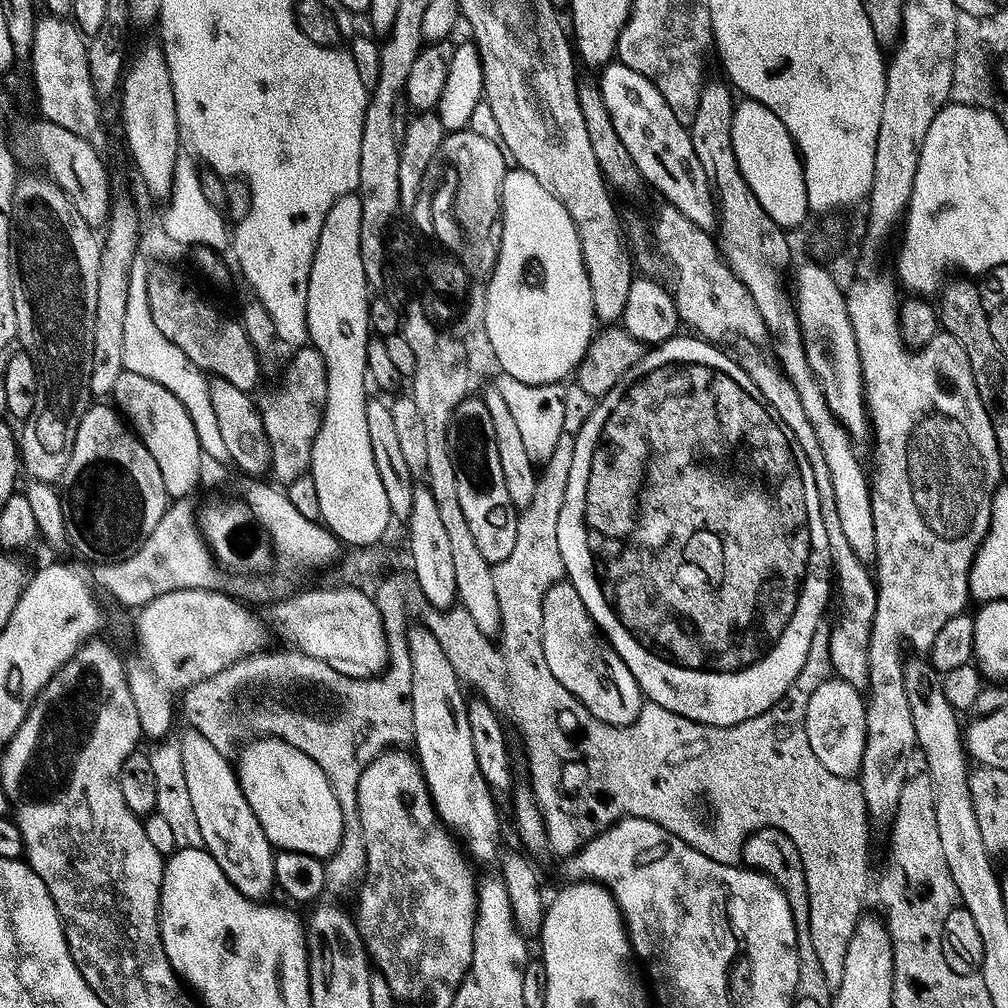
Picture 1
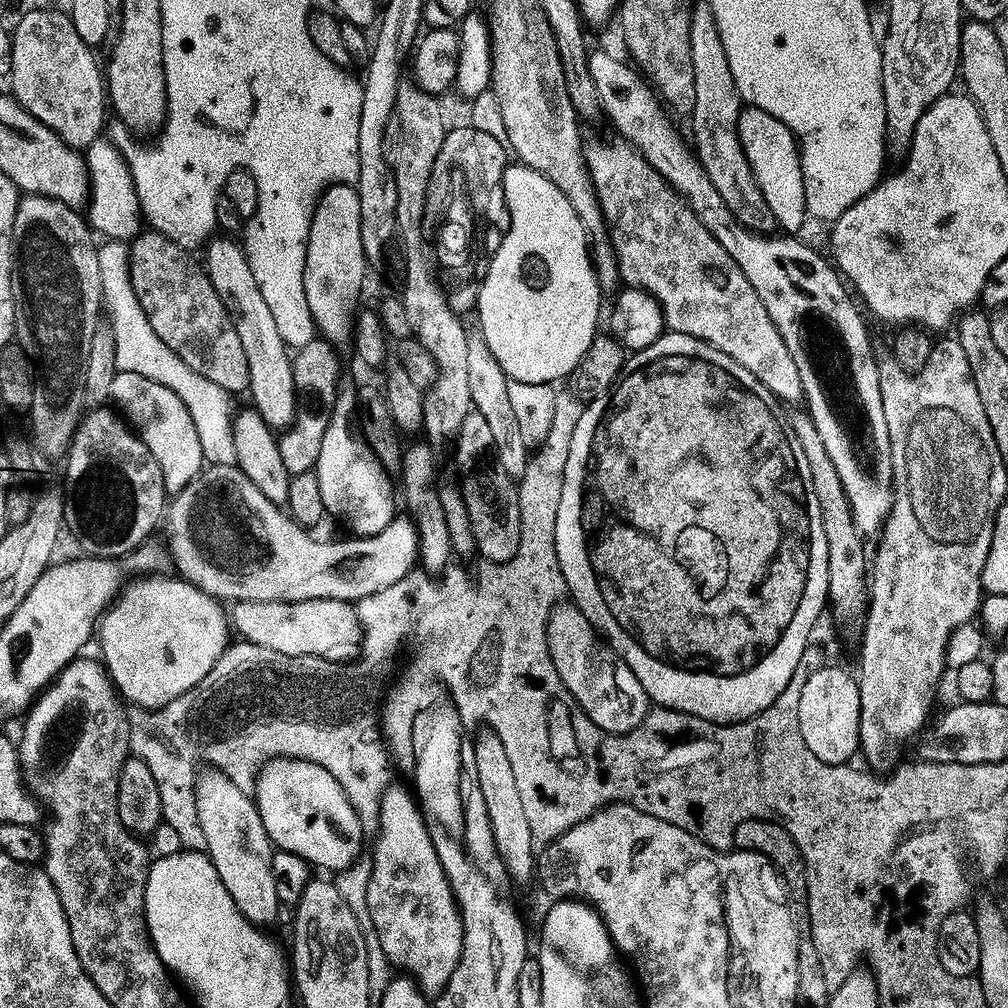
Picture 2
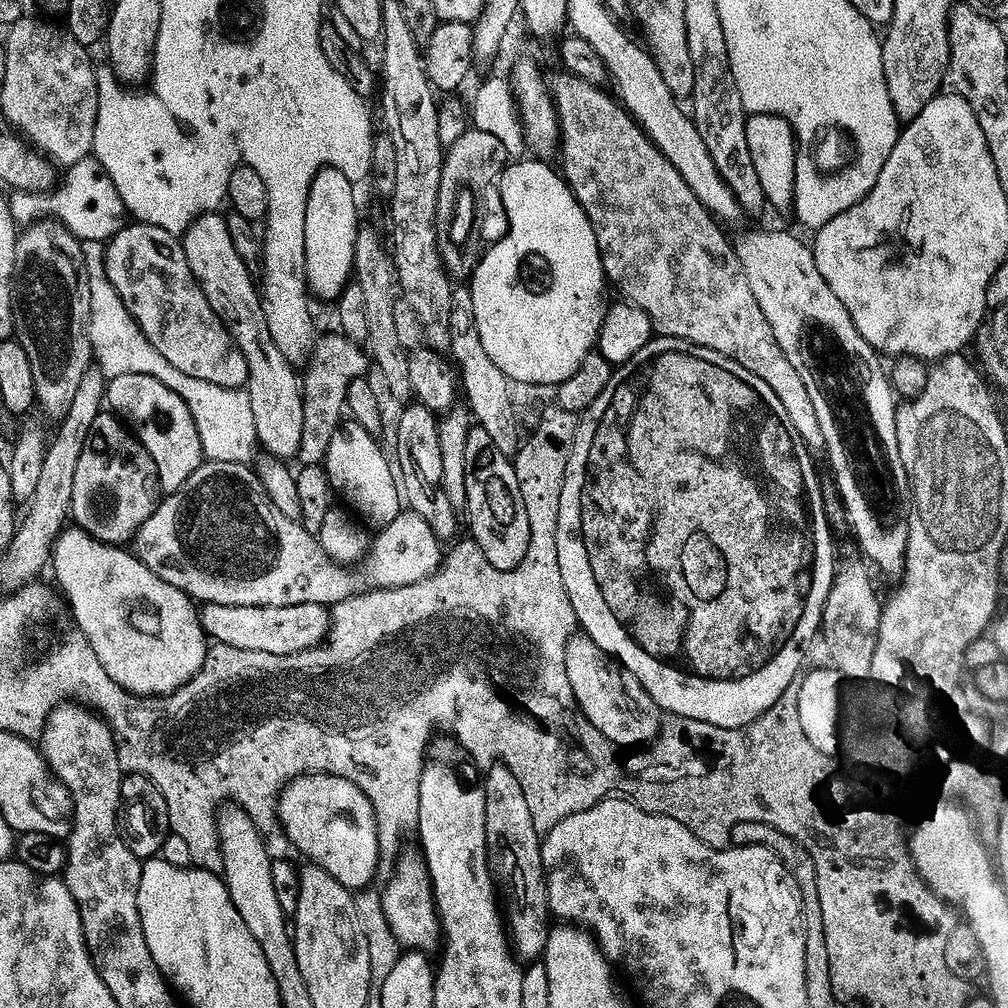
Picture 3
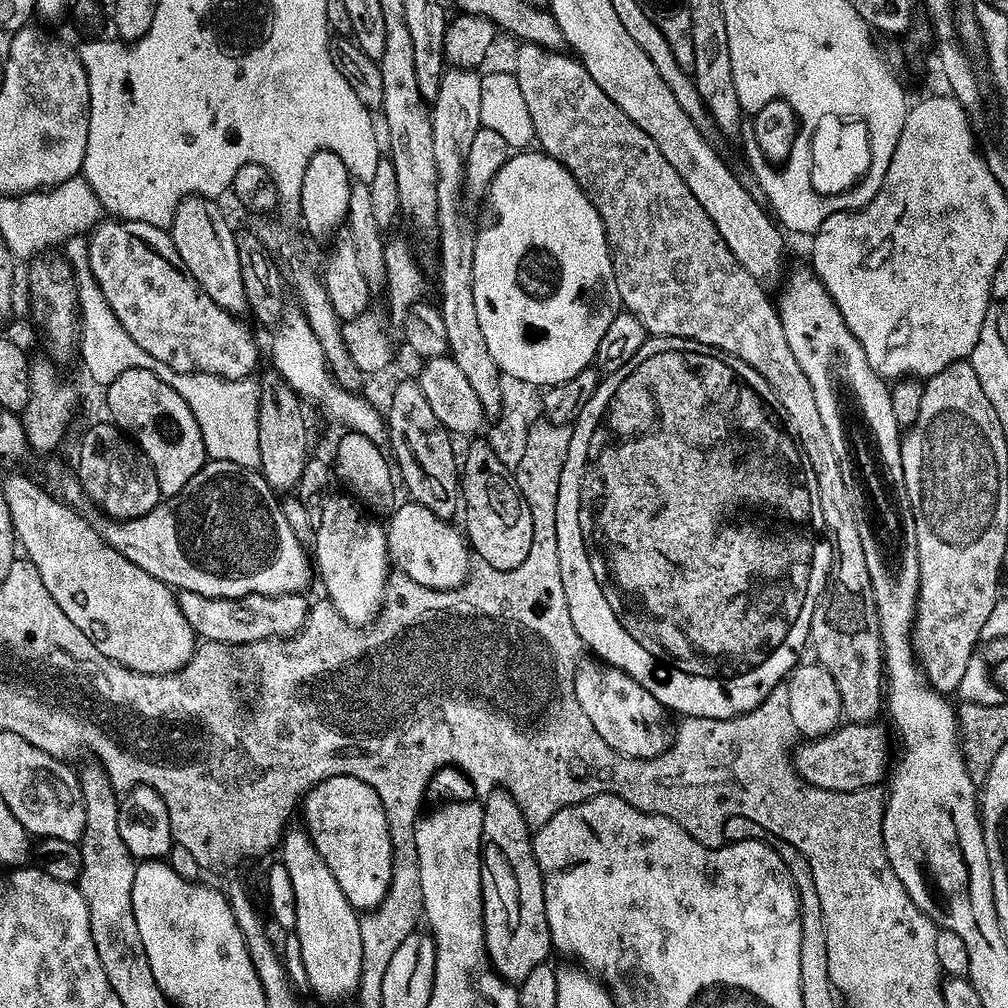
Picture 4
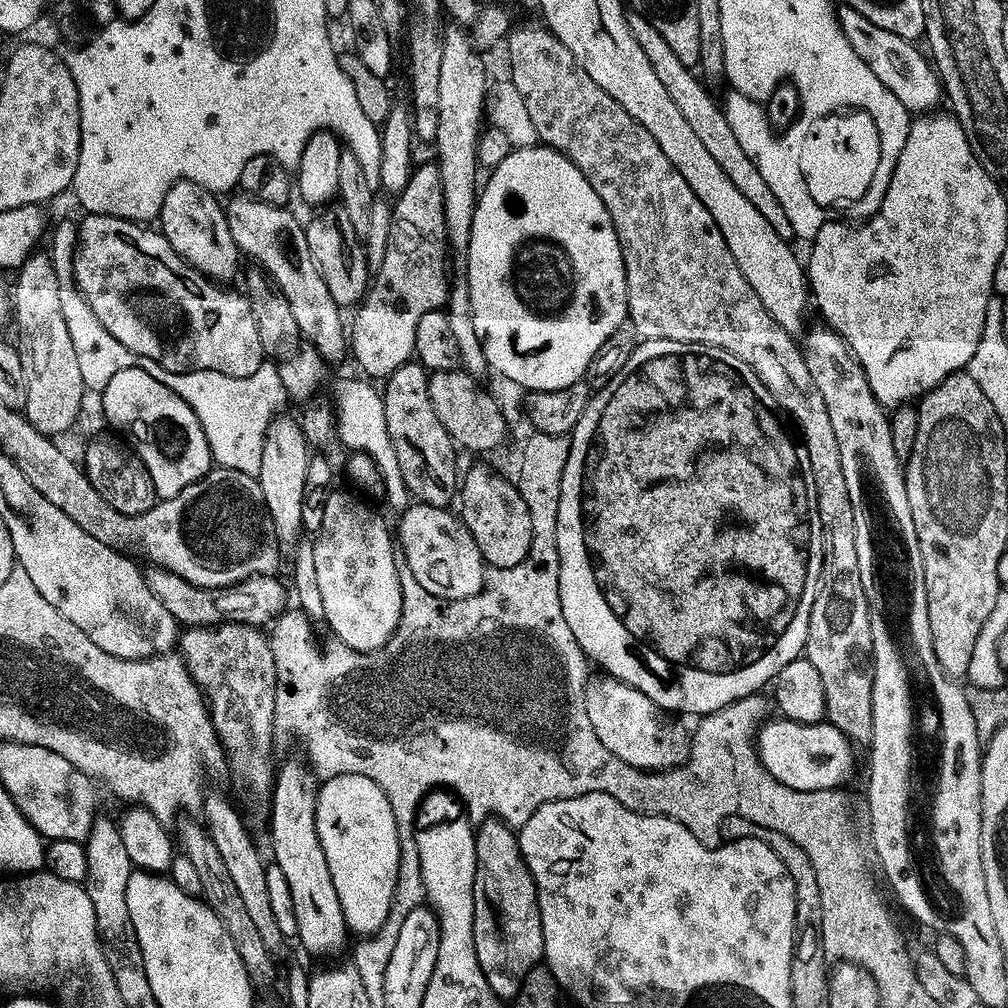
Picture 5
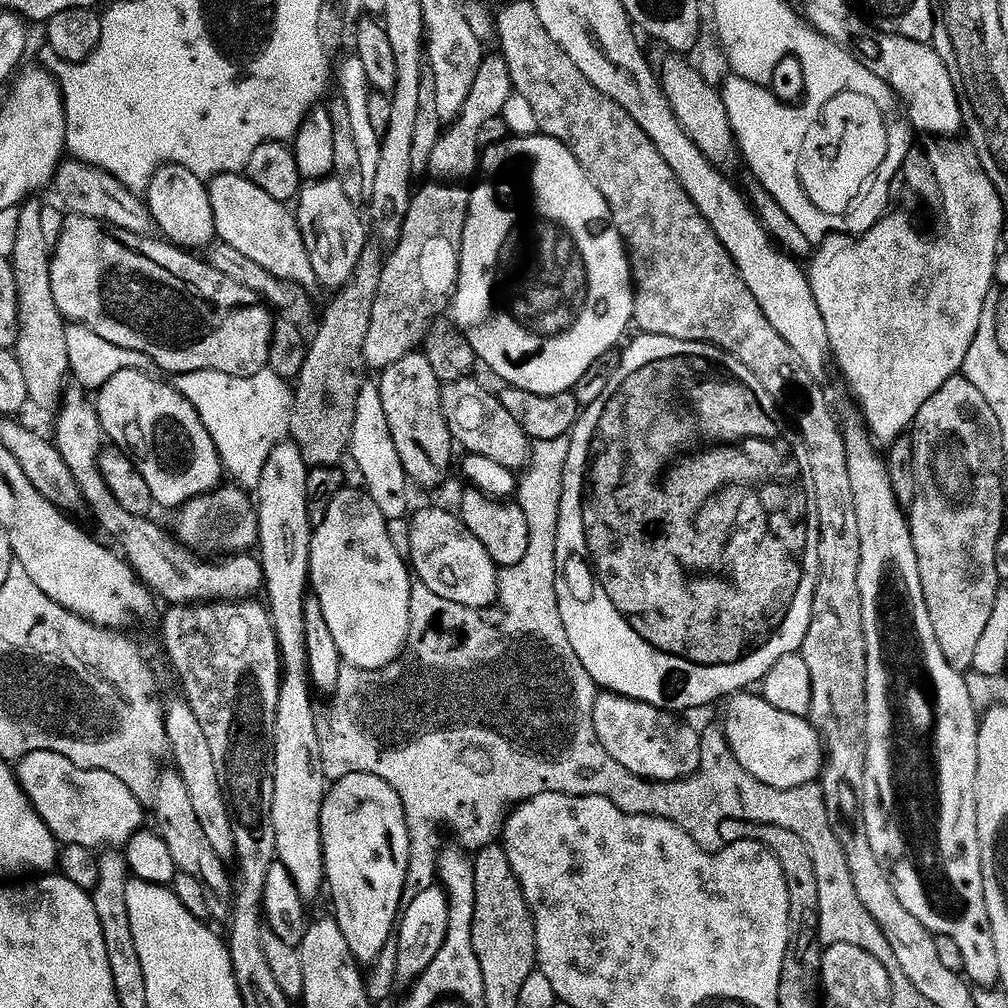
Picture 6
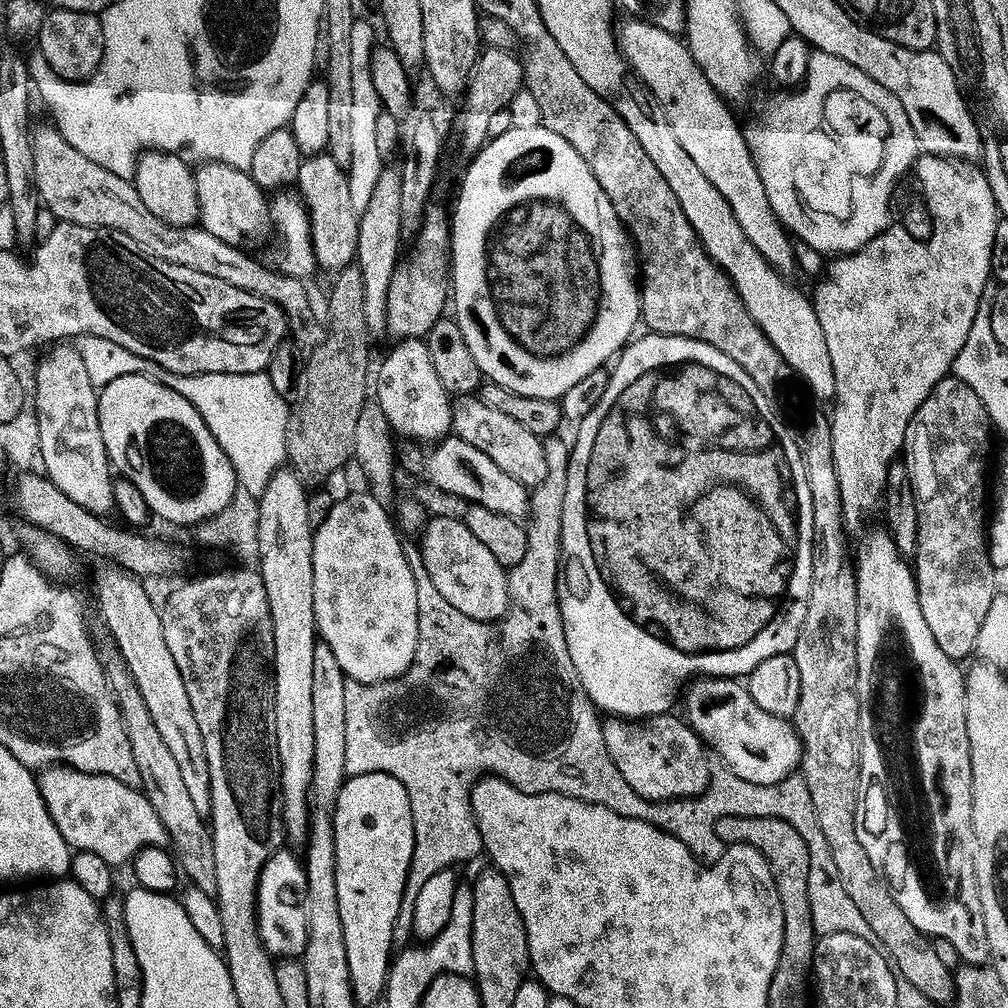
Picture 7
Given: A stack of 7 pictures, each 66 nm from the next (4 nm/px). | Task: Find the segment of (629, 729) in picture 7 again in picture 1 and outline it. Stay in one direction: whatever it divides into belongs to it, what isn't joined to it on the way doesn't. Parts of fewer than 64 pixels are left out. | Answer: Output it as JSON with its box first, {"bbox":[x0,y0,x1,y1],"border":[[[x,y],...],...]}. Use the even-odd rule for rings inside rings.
{"bbox":[542,579,642,725],"border":[[[567,579],[551,584],[542,598],[542,646],[550,674],[554,674],[594,718],[615,725],[636,720],[642,703],[638,682],[626,662],[618,658],[612,645],[604,639],[586,610],[586,602],[582,602],[578,590],[574,590]]]}

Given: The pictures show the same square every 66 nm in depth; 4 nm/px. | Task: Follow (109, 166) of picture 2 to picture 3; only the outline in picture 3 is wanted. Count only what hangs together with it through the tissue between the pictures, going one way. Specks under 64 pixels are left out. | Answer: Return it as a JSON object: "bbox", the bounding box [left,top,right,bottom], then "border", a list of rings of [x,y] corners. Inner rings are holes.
{"bbox":[8,155,126,242],"border":[[[89,155],[67,167],[66,180],[51,192],[24,192],[14,190],[8,196],[12,219],[26,226],[42,217],[58,220],[82,242],[107,242],[126,222],[126,213],[117,188],[104,173],[95,156]]]}

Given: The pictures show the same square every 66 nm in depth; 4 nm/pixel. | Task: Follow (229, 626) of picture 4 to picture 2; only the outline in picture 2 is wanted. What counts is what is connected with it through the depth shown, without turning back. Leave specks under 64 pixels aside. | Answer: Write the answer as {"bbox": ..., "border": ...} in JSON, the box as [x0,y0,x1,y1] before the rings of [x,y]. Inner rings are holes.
{"bbox":[230,600,362,662],"border":[[[241,600],[230,608],[230,624],[241,641],[257,644],[287,656],[321,656],[348,662],[359,657],[362,647],[360,615],[347,600],[302,602],[254,602]]]}

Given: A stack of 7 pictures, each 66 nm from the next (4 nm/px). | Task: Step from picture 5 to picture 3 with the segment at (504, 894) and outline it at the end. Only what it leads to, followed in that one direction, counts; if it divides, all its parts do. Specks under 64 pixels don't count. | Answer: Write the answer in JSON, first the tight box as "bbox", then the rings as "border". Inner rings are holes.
{"bbox":[481,762,550,962],"border":[[[499,762],[490,764],[485,769],[481,784],[485,799],[489,867],[503,895],[505,892],[510,901],[516,902],[514,906],[516,914],[512,919],[509,917],[506,922],[510,944],[519,959],[524,958],[523,961],[532,962],[543,955],[550,927],[548,890],[541,862],[542,838],[534,828],[525,791],[507,766]]]}

